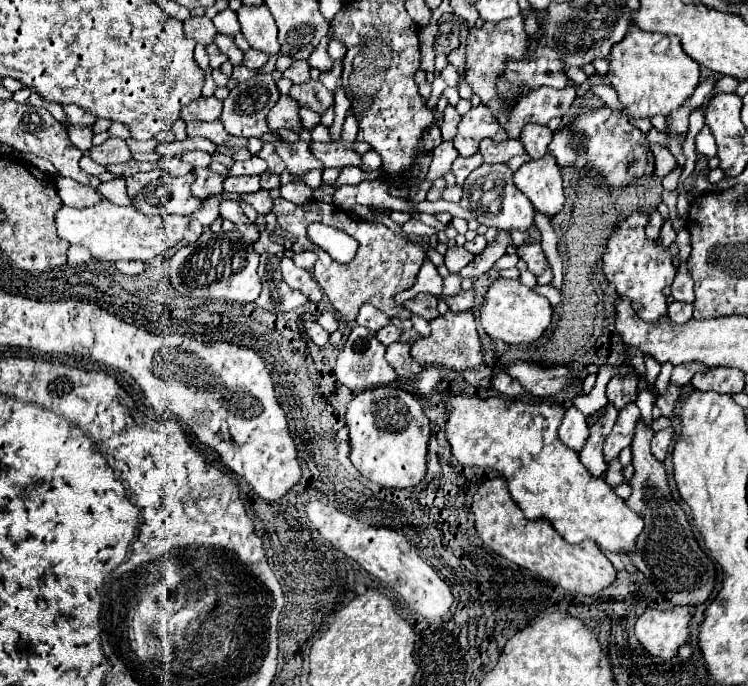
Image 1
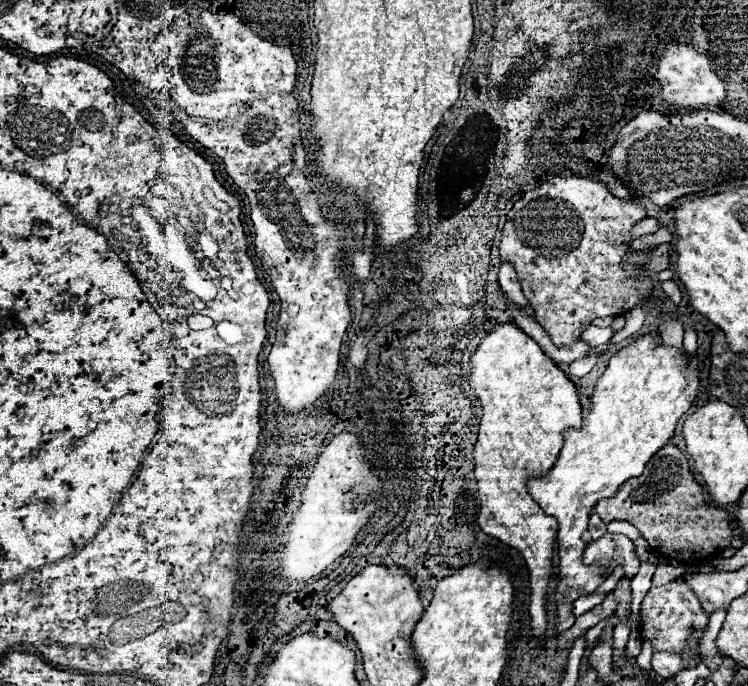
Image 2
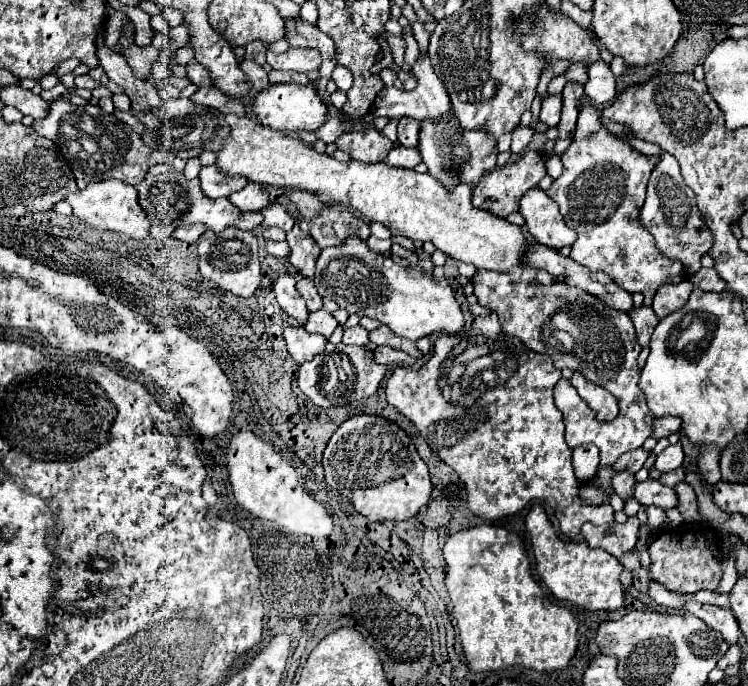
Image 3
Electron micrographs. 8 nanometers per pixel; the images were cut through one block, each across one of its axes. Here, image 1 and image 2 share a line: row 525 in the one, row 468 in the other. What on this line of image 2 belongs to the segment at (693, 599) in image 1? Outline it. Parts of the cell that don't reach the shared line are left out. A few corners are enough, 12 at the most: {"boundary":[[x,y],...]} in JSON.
{"boundary":[[666,444],[596,504],[674,560],[732,542],[686,456]]}

